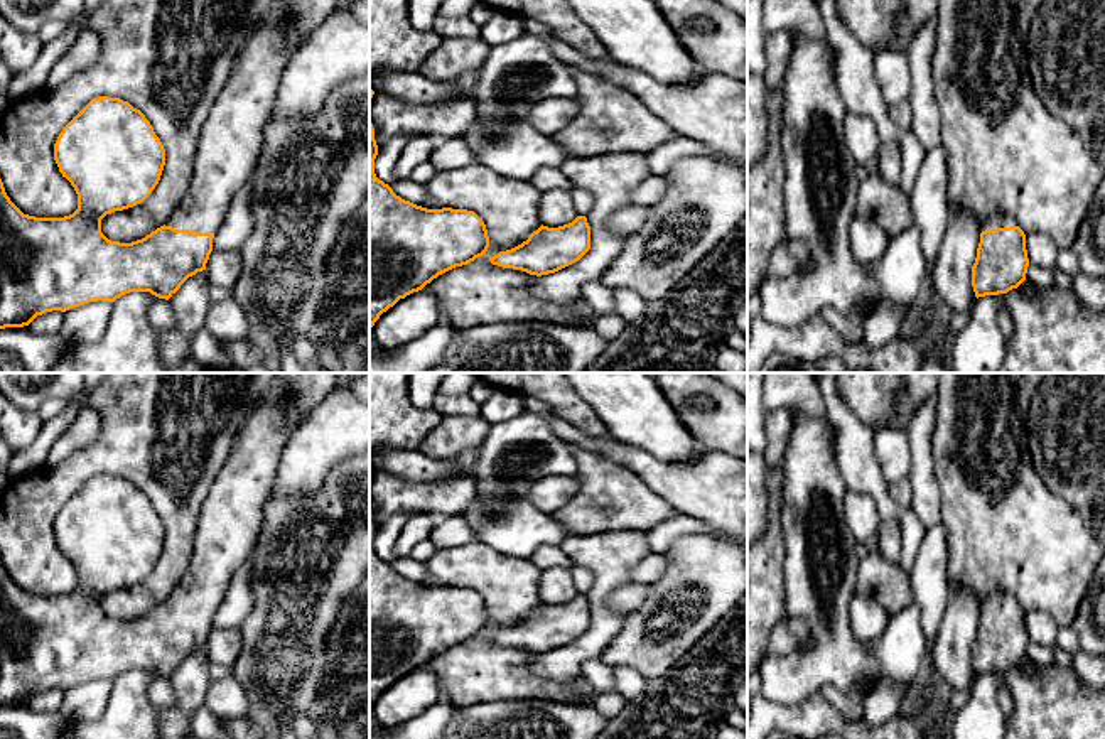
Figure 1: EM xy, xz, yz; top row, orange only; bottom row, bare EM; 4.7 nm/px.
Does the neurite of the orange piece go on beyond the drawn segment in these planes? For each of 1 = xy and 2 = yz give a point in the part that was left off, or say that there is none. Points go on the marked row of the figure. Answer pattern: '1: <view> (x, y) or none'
1: xy (230, 142)
2: yz (994, 221)

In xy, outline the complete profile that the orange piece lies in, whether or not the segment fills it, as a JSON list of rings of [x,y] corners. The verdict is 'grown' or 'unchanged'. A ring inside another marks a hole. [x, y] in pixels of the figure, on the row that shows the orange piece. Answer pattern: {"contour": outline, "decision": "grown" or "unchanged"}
{"contour": [[[275,10],[253,32],[240,52],[226,86],[216,98],[201,130],[191,186],[169,221],[132,243],[111,241],[101,233],[101,219],[143,202],[160,181],[165,148],[145,115],[120,98],[93,98],[59,133],[54,160],[78,194],[78,209],[64,218],[35,218],[24,214],[7,196],[0,179],[0,329],[29,326],[37,316],[89,304],[115,302],[130,292],[150,292],[169,300],[181,285],[206,270],[213,238],[221,226],[233,196],[248,182],[263,143],[263,128],[290,56],[305,39],[283,32],[275,22]]], "decision": "grown"}

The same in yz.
{"contour": [[[994,214],[980,226],[980,243],[972,267],[975,297],[1007,294],[1017,289],[1029,267],[1026,235],[1014,218]]], "decision": "grown"}

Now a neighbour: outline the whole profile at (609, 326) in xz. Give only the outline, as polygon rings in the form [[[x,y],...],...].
[[[617,312],[607,316],[597,316],[592,324],[596,332],[599,332],[606,339],[606,343],[619,336],[626,326],[624,319]]]

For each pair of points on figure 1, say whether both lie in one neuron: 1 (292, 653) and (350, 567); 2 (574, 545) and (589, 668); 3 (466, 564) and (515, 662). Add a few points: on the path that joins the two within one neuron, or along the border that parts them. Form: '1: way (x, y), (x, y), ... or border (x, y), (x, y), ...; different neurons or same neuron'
1: way (292, 631), (328, 589); same neuron
2: border (598, 657), (589, 657), (579, 674); different neurons
3: way (493, 591), (496, 623), (486, 635), (488, 645); same neuron

